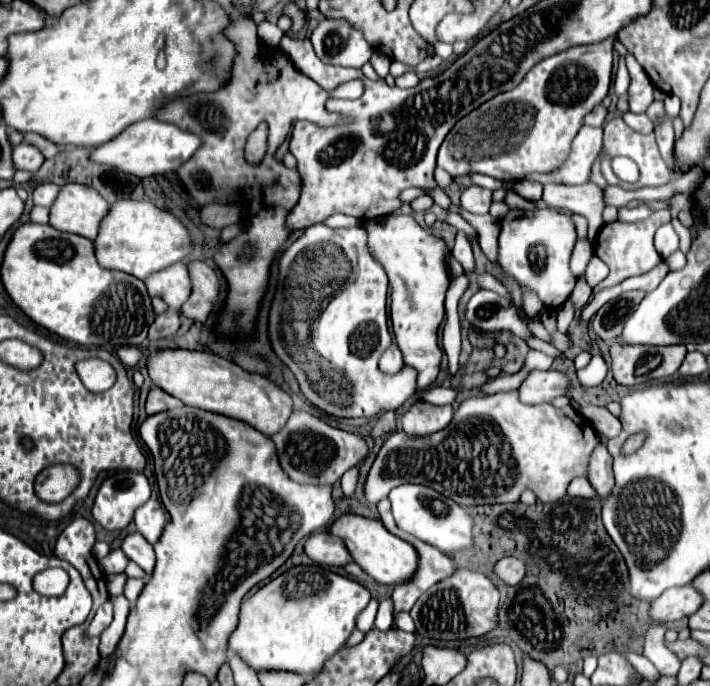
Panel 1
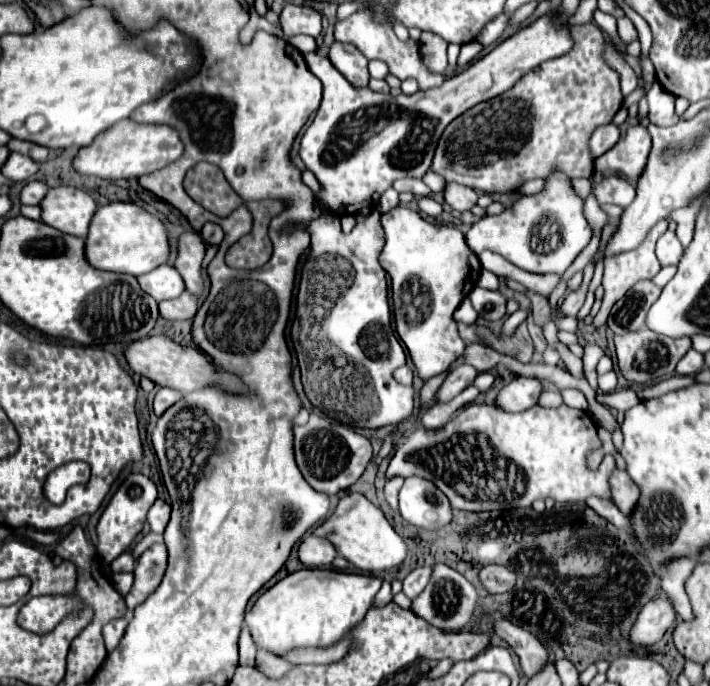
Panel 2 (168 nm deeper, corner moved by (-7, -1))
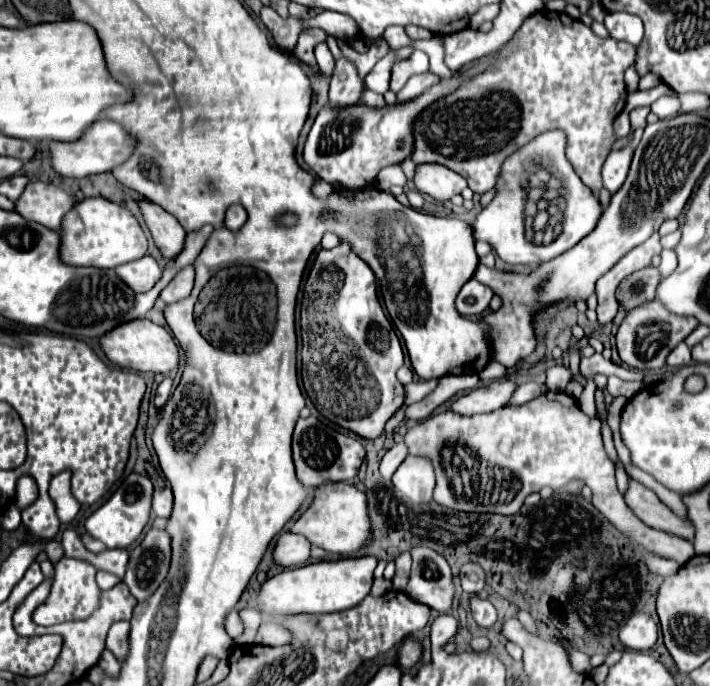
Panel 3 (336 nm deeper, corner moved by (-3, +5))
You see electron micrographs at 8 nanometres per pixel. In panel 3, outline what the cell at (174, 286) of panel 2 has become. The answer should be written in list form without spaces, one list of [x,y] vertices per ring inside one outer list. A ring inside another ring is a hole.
[[[146,254],[140,260],[128,262],[128,264],[120,264],[114,270],[134,292],[150,290],[162,276],[162,268],[150,254]]]

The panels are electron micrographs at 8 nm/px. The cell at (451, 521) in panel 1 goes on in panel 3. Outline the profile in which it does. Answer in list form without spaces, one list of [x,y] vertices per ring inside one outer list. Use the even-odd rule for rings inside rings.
[[[406,456],[406,460],[394,472],[392,484],[416,504],[430,502],[434,490],[432,462],[424,456]]]

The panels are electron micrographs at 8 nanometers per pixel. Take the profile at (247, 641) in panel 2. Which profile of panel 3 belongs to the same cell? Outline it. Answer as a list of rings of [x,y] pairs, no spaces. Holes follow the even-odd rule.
[[[236,608],[230,612],[230,616],[226,616],[226,632],[228,632],[232,638],[236,638],[236,636],[242,634],[242,620],[240,620]]]

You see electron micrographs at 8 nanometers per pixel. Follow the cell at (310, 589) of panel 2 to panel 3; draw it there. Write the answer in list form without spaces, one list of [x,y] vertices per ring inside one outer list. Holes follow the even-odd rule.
[[[374,556],[342,558],[336,562],[316,562],[300,568],[288,568],[262,584],[256,608],[268,618],[282,618],[282,614],[296,612],[340,612],[360,604],[372,588],[372,572],[376,568]]]

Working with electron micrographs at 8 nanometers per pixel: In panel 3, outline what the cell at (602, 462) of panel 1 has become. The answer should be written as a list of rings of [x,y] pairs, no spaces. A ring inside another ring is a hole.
[[[630,480],[630,488],[624,494],[626,504],[630,506],[630,510],[648,526],[668,532],[668,534],[676,534],[684,540],[694,540],[694,528],[690,520],[684,520],[680,516],[676,516],[666,504],[660,502],[660,498],[646,488],[644,484]]]

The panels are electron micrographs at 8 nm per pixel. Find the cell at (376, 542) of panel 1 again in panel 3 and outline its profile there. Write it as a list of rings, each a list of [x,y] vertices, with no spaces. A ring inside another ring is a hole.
[[[328,482],[314,488],[314,500],[308,510],[292,524],[290,532],[302,534],[312,546],[320,546],[340,556],[354,556],[372,538],[366,494],[346,482]]]

